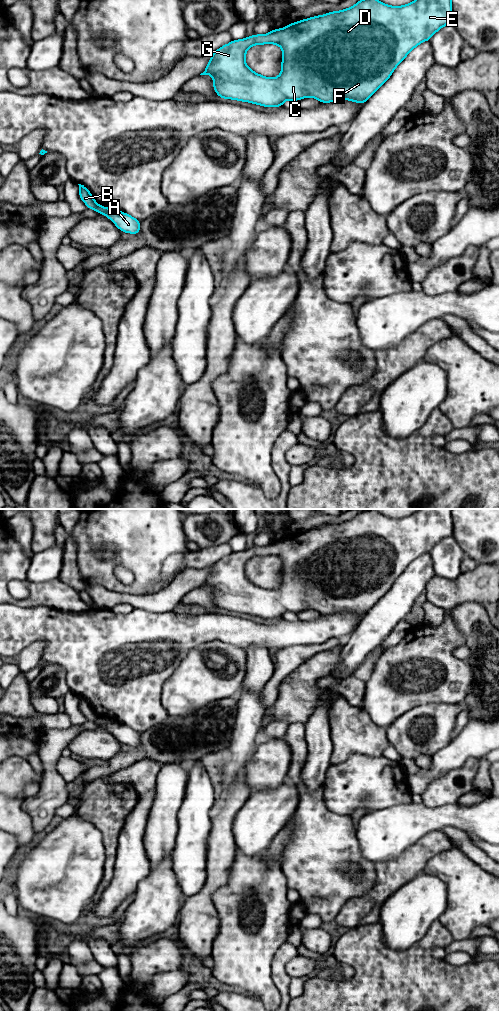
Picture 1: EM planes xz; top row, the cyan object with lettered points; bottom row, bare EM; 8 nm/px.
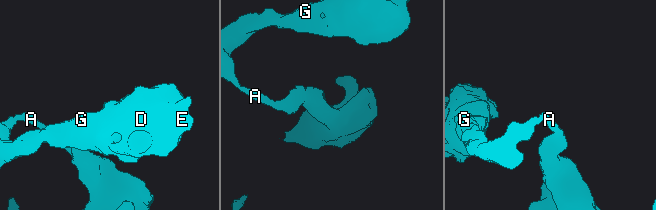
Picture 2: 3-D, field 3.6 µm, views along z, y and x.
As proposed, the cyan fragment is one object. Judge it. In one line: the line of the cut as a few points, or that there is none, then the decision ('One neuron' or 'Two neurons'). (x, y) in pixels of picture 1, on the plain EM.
No split. One neuron

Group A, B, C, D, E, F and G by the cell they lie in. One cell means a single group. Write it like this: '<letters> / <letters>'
A B C D E F G

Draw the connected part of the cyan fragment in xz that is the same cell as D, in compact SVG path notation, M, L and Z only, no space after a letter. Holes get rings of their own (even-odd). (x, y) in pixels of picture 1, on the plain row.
M367 509L365 511L359 512L354 518L341 523L329 524L325 527L319 527L300 532L281 541L274 540L273 543L264 547L254 546L251 549L246 549L244 551L232 552L229 556L221 558L218 562L211 566L211 571L208 577L206 578L204 584L200 587L213 588L213 601L220 610L249 614L256 617L261 617L263 619L276 618L280 620L286 612L298 613L307 609L315 610L322 615L329 615L345 611L363 617L390 590L395 580L416 558L424 553L429 553L438 542L450 535L452 535L452 509L419 509L409 516L398 519L386 517L374 509ZM263 556L275 556L282 560L282 581L278 589L265 589L263 587L257 586L246 577L245 568L247 562L253 557Z

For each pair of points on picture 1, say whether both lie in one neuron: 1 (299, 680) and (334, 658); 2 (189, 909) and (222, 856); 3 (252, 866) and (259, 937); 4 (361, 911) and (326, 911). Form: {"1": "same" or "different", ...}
{"1": "same", "2": "same", "3": "same", "4": "different"}

